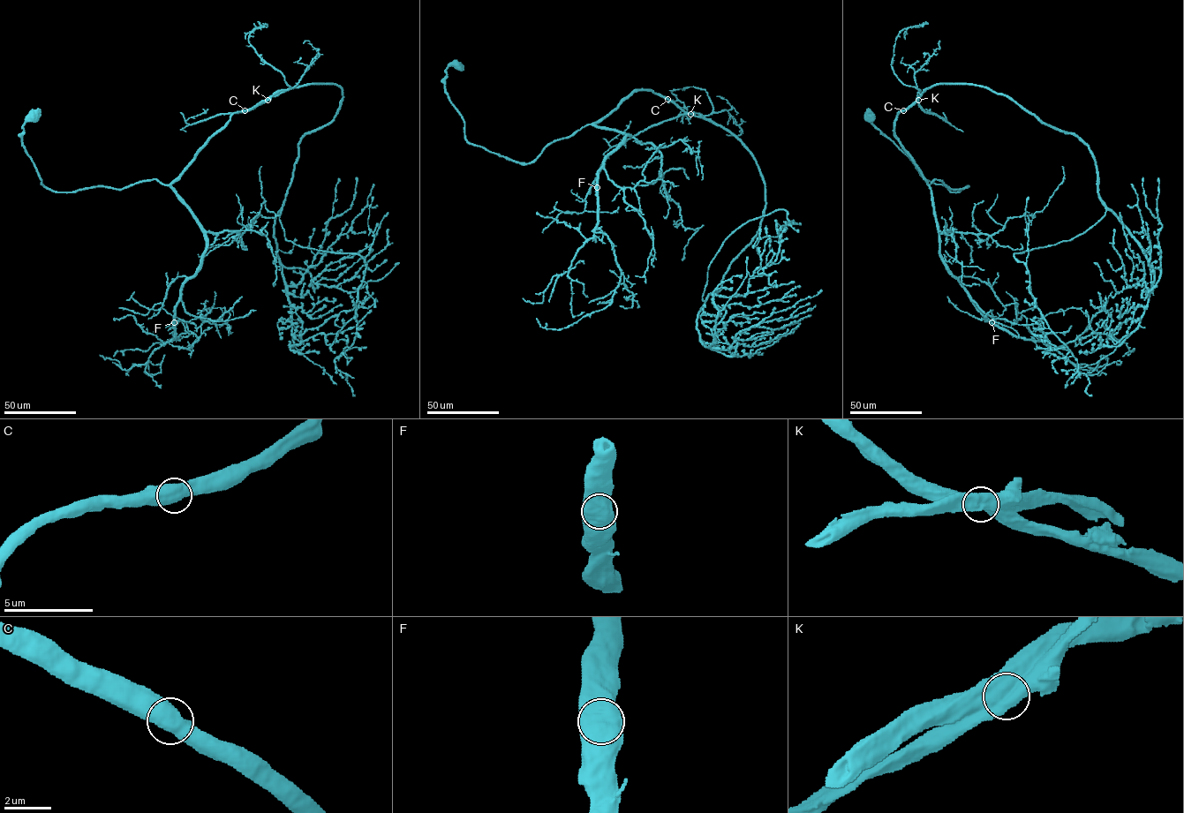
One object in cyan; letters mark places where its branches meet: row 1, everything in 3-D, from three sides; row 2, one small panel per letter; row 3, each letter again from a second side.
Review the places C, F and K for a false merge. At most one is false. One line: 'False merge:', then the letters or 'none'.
False merge: K

